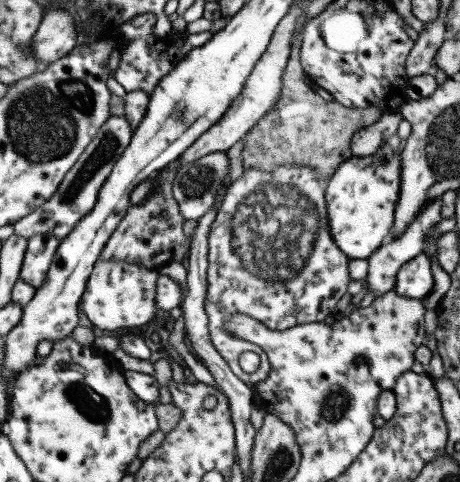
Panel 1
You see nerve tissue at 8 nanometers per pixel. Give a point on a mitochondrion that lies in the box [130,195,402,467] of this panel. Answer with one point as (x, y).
(337, 401)

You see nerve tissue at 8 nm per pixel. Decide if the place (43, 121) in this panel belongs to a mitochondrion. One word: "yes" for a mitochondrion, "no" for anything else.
yes

